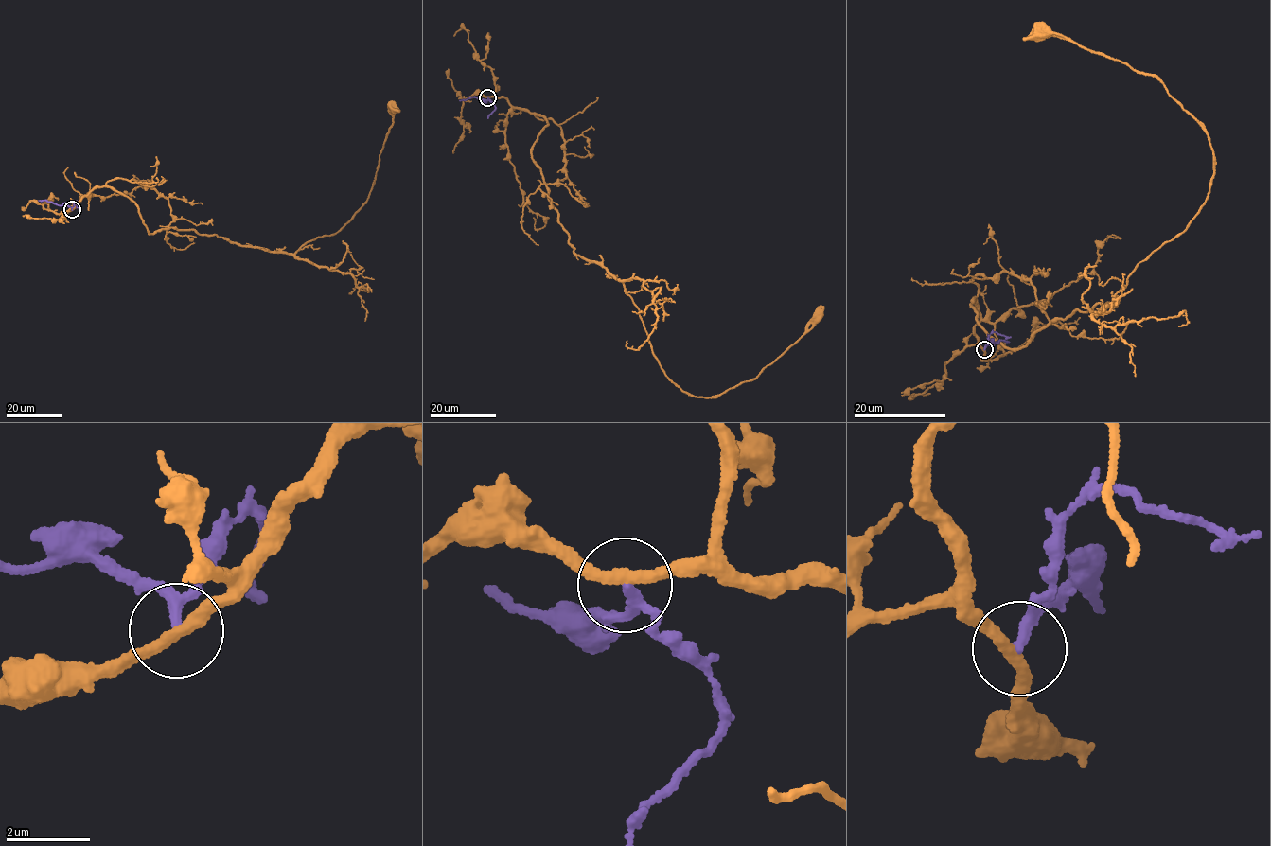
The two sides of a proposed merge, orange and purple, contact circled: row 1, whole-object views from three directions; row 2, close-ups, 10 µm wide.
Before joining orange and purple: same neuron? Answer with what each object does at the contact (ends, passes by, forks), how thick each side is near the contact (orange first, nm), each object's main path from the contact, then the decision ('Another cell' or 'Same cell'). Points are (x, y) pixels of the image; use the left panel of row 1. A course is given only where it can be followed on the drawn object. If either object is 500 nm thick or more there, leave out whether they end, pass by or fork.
At the ring orange passes by. At the ring purple passes by. Thickness 280 nm (orange) against 190 nm. Course of orange: (72, 210), (104, 186), (135, 203), (148, 233), (191, 230), (294, 254), (335, 234), (366, 201), (393, 107). Course of purple: (72, 210), (65, 204), (38, 200). Another cell

